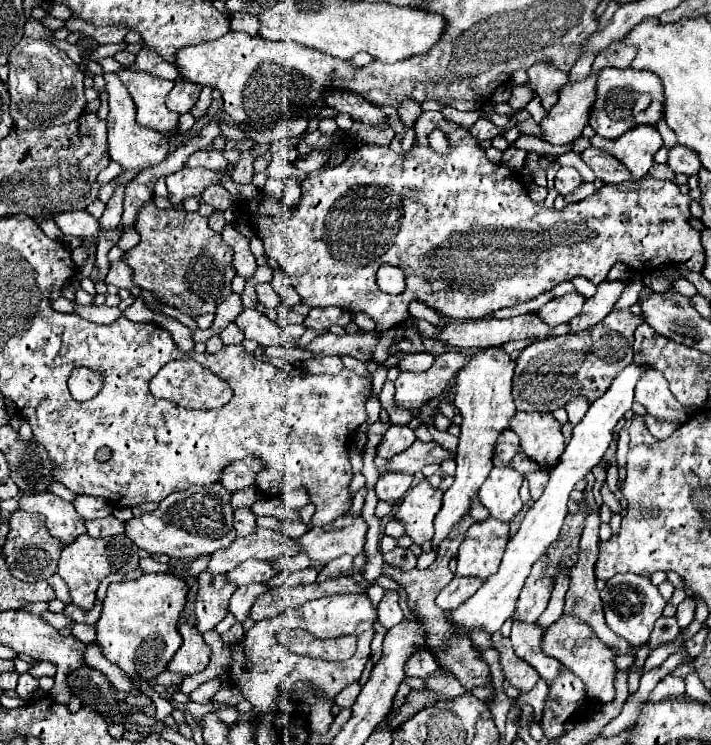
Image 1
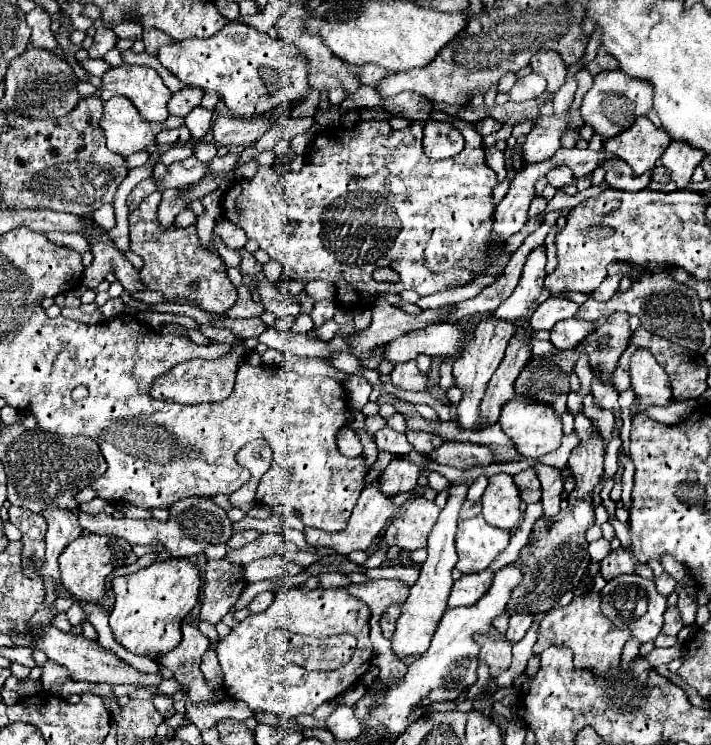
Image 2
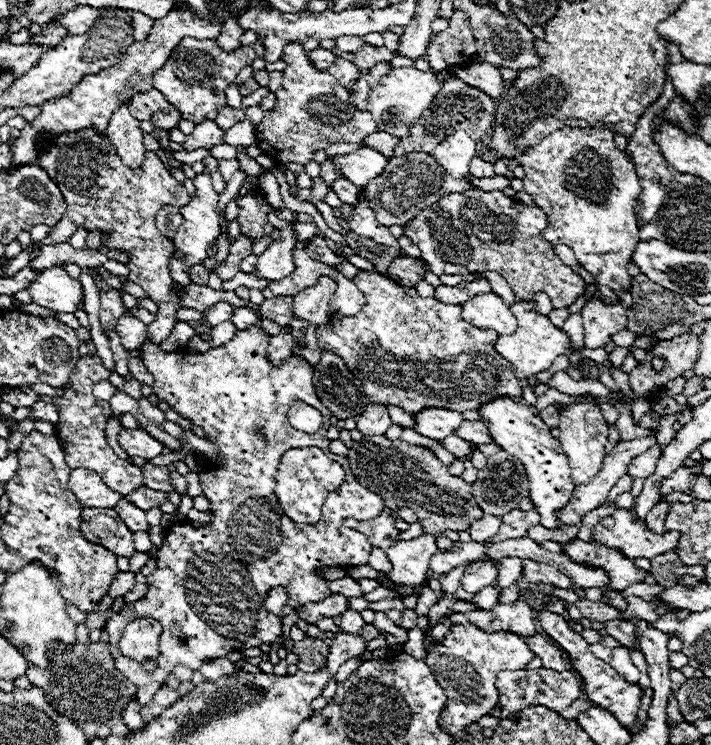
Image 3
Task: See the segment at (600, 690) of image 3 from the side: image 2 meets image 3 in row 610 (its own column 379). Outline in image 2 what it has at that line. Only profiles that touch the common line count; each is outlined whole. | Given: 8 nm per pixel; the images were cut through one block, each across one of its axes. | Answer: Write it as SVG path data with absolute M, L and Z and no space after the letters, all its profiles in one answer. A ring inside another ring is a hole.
M414 496L402 510L402 516L394 518L386 528L380 546L398 546L400 550L412 552L426 548L426 538L438 520L440 508L434 502L428 502L424 496Z

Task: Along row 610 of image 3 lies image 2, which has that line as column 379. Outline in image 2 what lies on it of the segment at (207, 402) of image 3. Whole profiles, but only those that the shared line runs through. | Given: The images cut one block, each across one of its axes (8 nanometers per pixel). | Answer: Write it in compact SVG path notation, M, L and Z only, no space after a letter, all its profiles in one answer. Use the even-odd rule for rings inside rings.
M360 120L356 126L352 128L336 127L332 130L324 130L320 134L316 134L316 138L310 144L310 150L306 154L306 162L302 166L302 170L298 174L286 174L280 180L280 170L278 166L258 166L256 174L250 180L242 180L242 182L234 182L230 186L230 190L224 196L224 204L222 204L222 216L228 218L232 224L240 226L248 238L256 240L260 244L262 250L266 250L270 254L270 258L282 264L282 275L280 280L302 280L302 282L310 282L310 280L328 280L336 286L338 290L338 304L352 310L356 306L364 306L364 302L370 302L372 298L376 298L380 292L386 290L414 290L420 296L428 296L434 294L438 290L446 290L446 288L454 288L454 284L458 286L458 282L462 284L464 280L460 280L460 276L468 276L468 272L472 272L472 280L476 280L476 276L480 276L480 272L484 272L490 264L490 260L496 258L498 252L492 252L492 256L488 254L488 262L484 262L484 246L486 246L486 238L492 230L492 190L498 184L496 182L496 174L486 166L484 160L484 148L480 144L480 134L476 132L474 124L470 122L462 122L462 120L452 120L452 124L462 132L462 136L466 138L466 148L448 160L432 160L424 154L422 150L422 128L424 122L412 122L408 128L404 130L392 130L388 120ZM376 268L390 268L394 270L400 280L398 282L376 282L372 280L372 272Z

